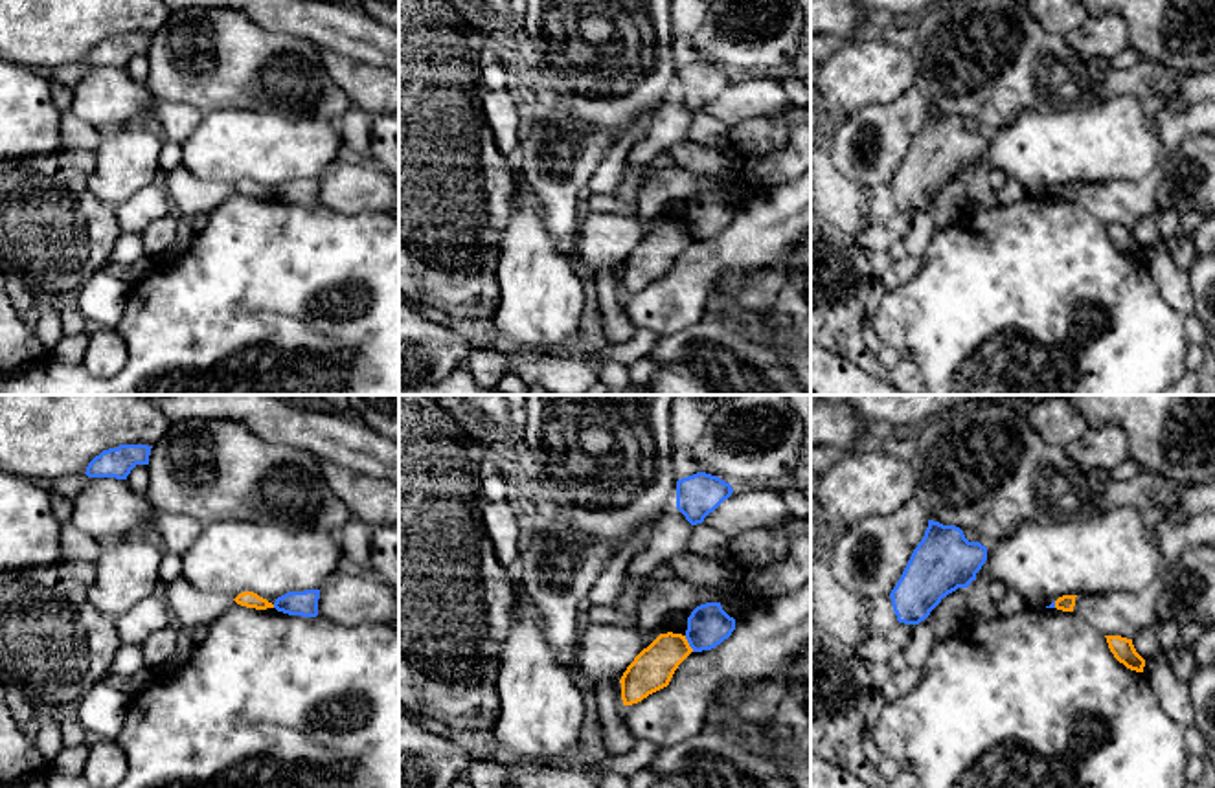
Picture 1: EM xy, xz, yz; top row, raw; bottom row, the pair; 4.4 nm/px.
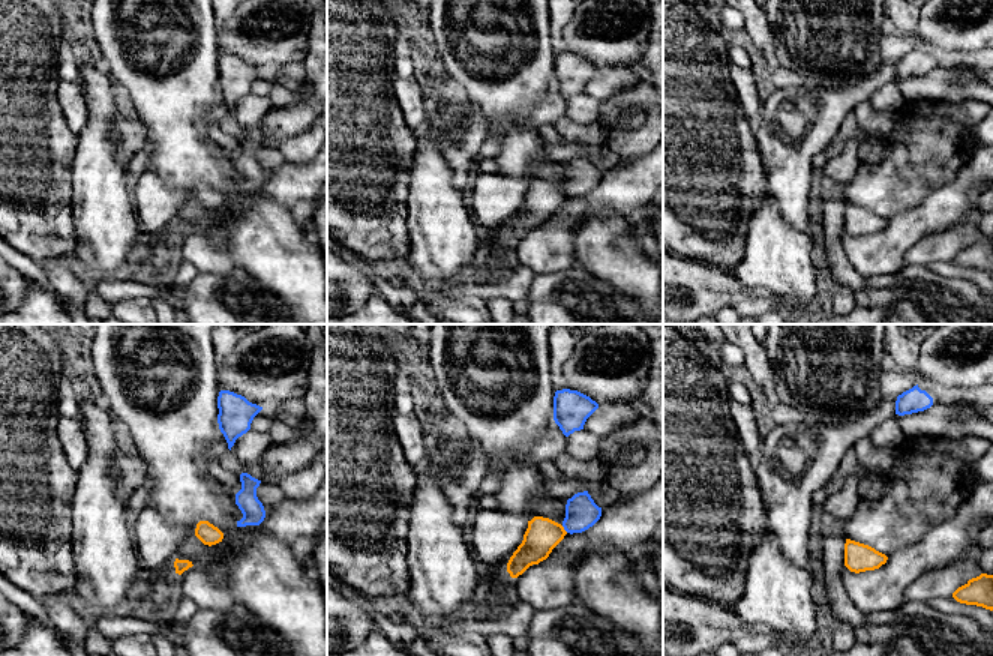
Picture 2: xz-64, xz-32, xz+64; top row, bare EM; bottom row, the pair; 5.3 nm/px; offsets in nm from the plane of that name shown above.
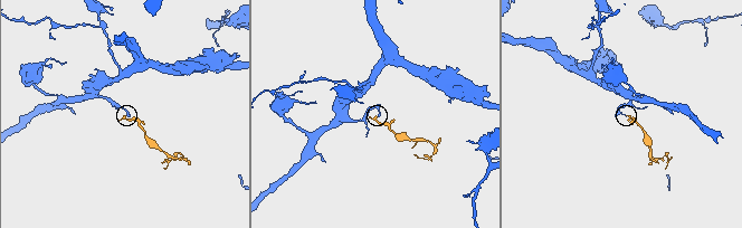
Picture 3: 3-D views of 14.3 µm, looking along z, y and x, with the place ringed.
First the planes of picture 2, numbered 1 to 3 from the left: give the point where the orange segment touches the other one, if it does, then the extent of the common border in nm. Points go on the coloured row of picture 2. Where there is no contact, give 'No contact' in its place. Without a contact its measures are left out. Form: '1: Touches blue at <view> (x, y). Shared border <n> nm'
1: No contact
2: Touches blue at xz-32 (564, 529). Shared border 50 nm
3: No contact

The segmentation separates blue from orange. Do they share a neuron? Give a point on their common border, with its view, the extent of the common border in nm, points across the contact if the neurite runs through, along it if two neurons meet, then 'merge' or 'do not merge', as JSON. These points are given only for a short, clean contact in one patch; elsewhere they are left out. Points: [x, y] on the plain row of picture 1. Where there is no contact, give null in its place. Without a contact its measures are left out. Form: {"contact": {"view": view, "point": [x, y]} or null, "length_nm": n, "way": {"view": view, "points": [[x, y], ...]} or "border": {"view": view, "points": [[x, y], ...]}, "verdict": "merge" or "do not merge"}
{"contact": {"view": "xz", "point": [688, 230]}, "length_nm": 80, "border": {"view": "xz", "points": [[684, 225], [693, 239]]}, "verdict": "do not merge"}

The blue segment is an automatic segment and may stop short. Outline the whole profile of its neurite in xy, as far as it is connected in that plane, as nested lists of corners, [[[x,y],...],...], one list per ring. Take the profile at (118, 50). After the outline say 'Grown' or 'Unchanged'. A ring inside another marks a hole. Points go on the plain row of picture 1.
[[[119,33],[118,37],[103,39],[88,55],[88,66],[116,66],[127,68],[136,53],[149,53],[151,37],[147,33]]]. Unchanged

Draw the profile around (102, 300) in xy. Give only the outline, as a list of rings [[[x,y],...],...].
[[[105,268],[79,287],[77,309],[97,327],[118,329],[129,298],[129,285]]]

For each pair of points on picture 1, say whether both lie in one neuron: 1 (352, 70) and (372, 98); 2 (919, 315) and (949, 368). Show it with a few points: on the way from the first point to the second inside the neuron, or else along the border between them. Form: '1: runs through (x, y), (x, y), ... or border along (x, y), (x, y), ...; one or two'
1: runs through (357, 78), (370, 90); one
2: runs through (932, 327), (949, 344), (949, 355); one

